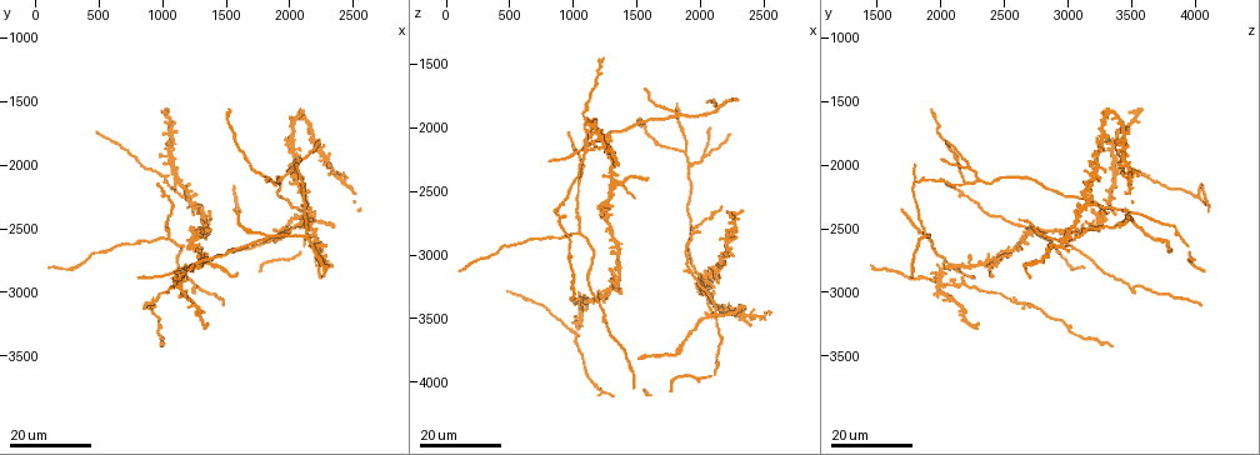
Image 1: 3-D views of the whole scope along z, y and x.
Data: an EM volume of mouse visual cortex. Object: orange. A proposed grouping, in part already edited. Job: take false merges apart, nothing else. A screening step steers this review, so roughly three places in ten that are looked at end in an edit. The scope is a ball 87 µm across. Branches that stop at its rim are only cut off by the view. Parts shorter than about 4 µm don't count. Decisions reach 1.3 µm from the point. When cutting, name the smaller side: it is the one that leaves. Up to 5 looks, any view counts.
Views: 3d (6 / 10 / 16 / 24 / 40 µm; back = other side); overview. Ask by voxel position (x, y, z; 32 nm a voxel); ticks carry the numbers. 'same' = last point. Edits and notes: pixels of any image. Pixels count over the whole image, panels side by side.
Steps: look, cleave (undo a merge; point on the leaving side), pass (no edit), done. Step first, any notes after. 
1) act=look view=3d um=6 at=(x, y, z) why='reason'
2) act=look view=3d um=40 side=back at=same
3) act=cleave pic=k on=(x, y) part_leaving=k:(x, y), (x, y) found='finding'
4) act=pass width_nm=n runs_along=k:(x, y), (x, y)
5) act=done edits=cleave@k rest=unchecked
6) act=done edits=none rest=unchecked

act=look view=3d um=16 at=(1880, 2120, 2200) why='arms part here'

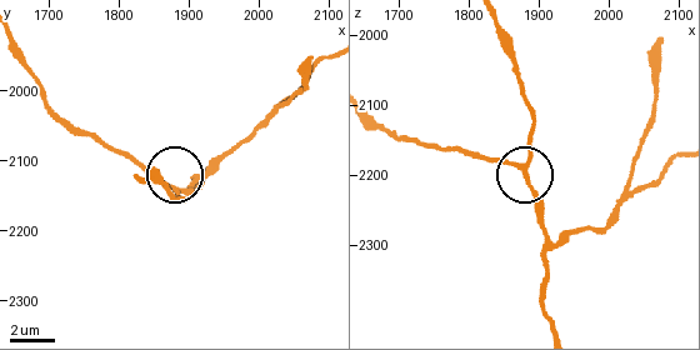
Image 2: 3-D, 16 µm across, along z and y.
act=look view=3d um=10 at=(1880, 2140, 2185) why='closer look'

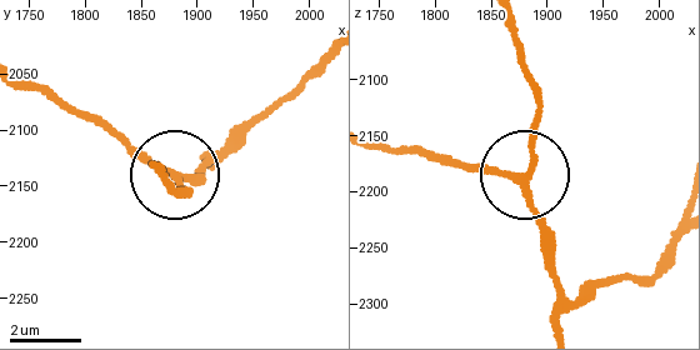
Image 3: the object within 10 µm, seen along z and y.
act=pass arms=3 found='continuous, no second cell'

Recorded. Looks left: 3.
act=look view=3d um=24 at=(1940, 2500, 3180) why='sudden change in width'

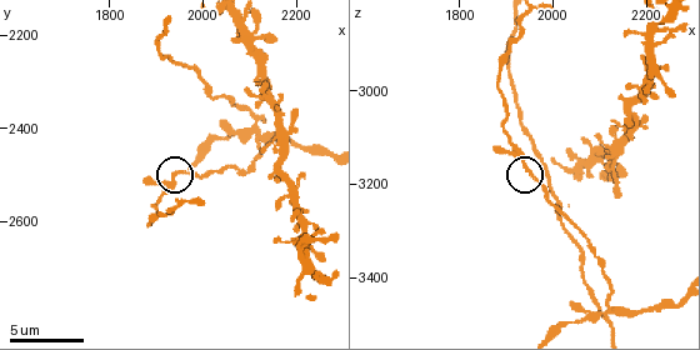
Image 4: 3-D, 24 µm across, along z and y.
act=look view=3d um=6 at=(1945, 2495, 3160)

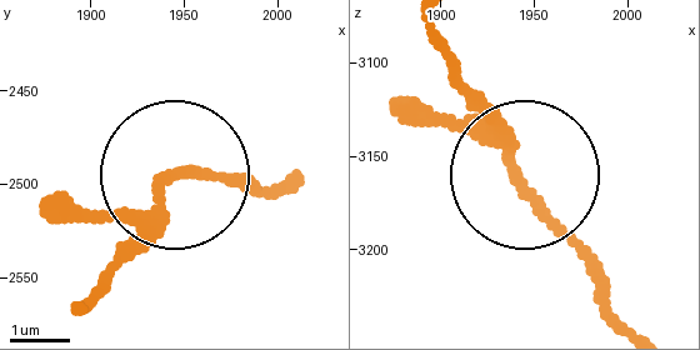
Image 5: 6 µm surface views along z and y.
act=pass found='continuous, no second cell'

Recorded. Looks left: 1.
act=done edits=none rest=unchecked

